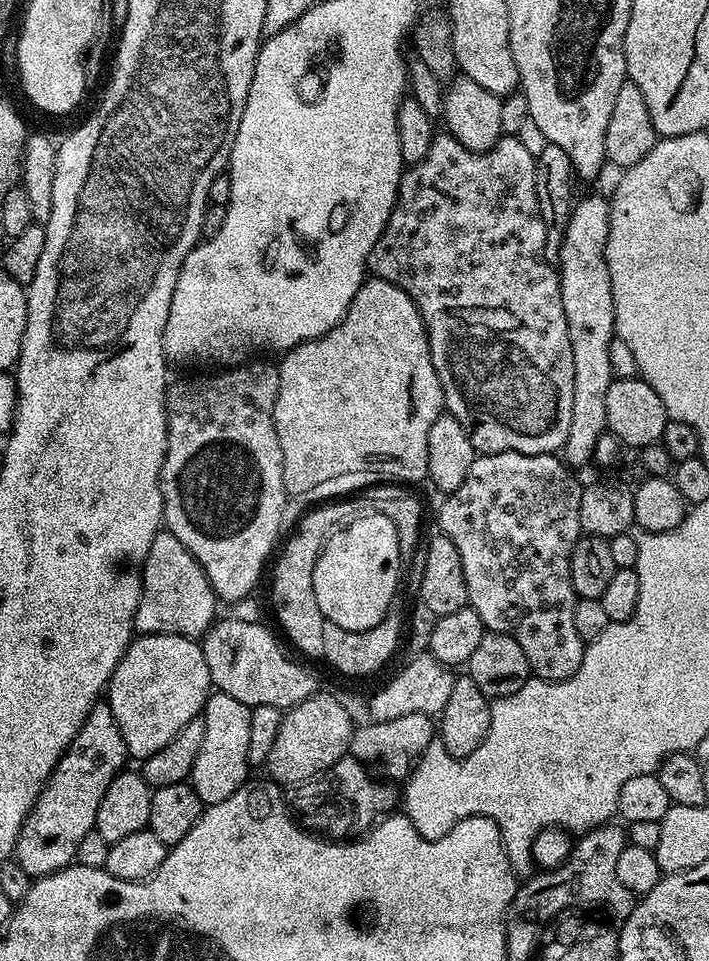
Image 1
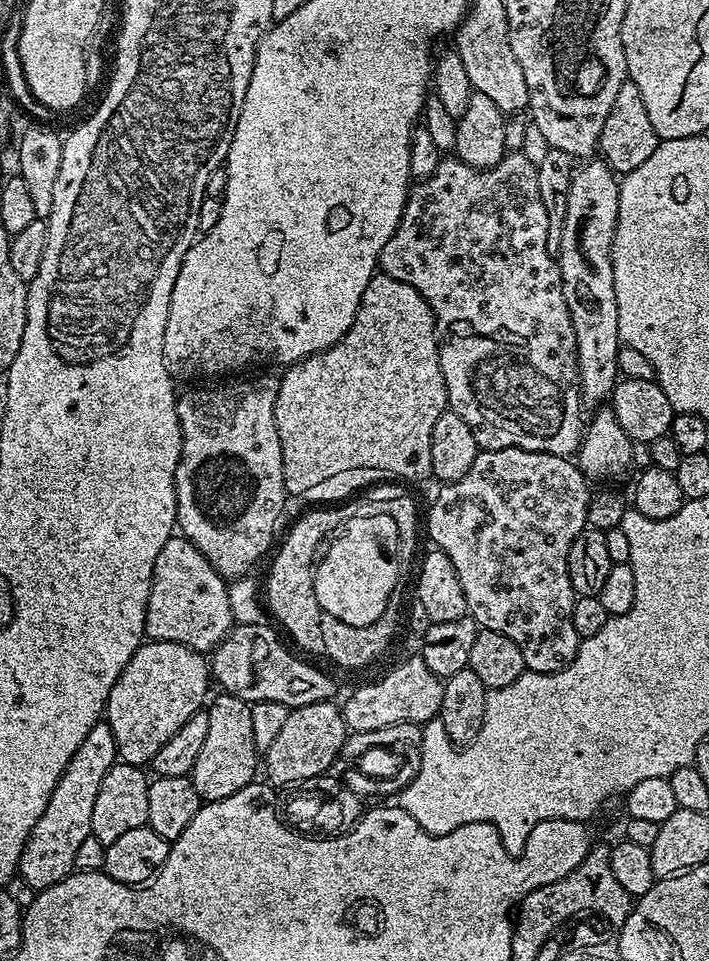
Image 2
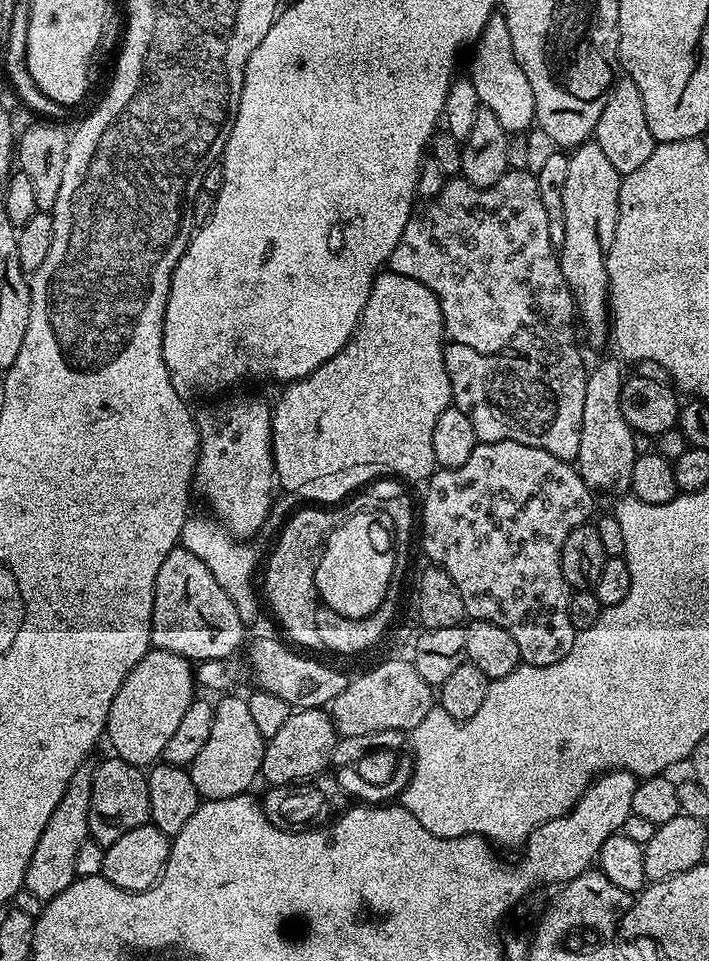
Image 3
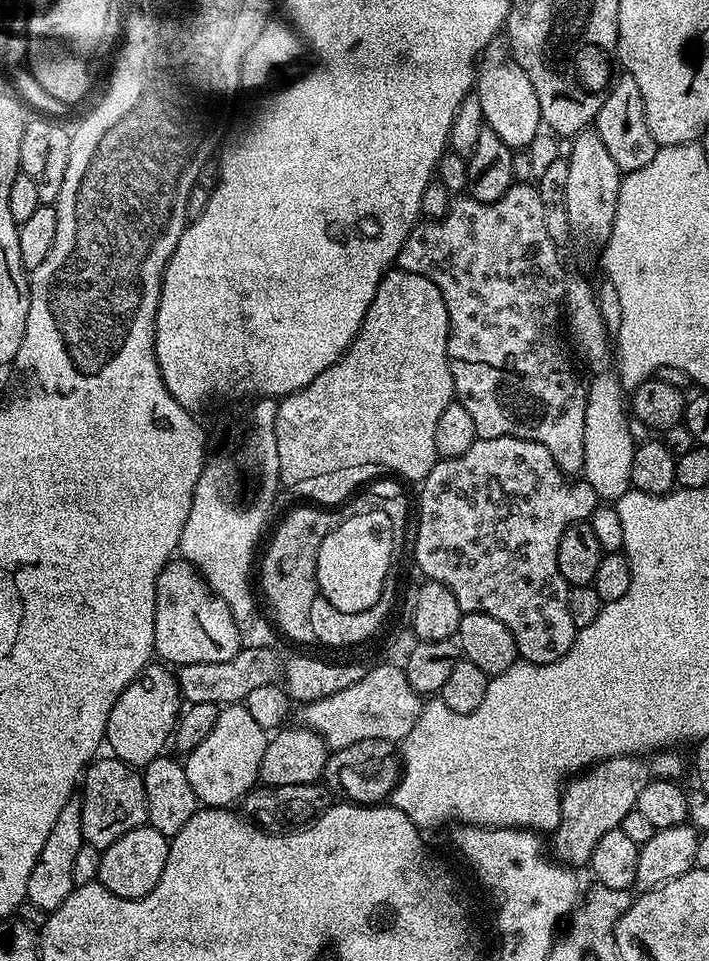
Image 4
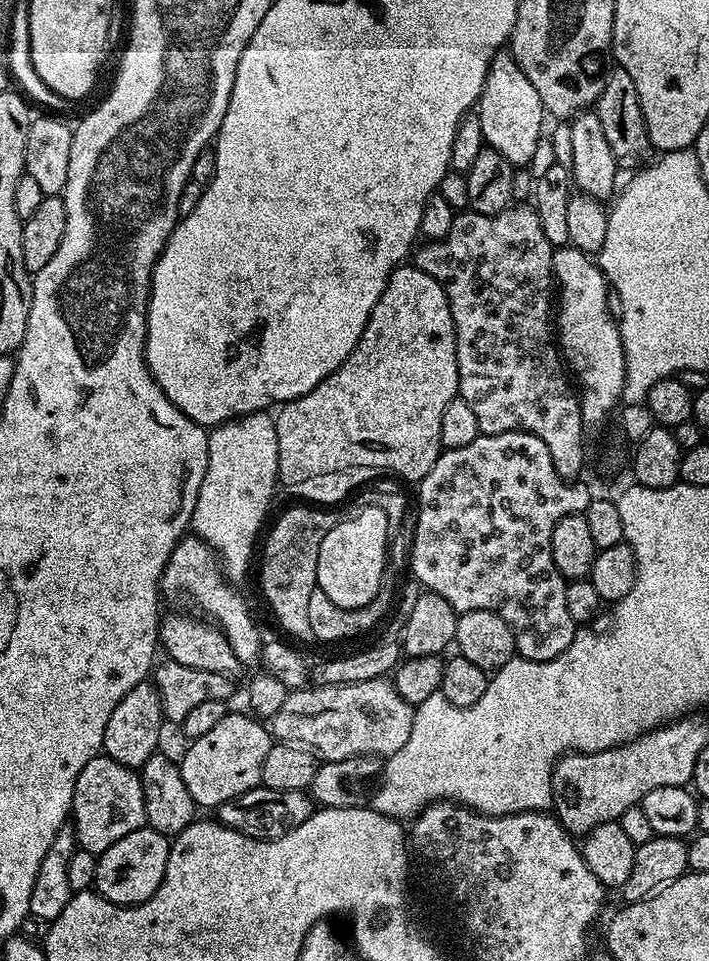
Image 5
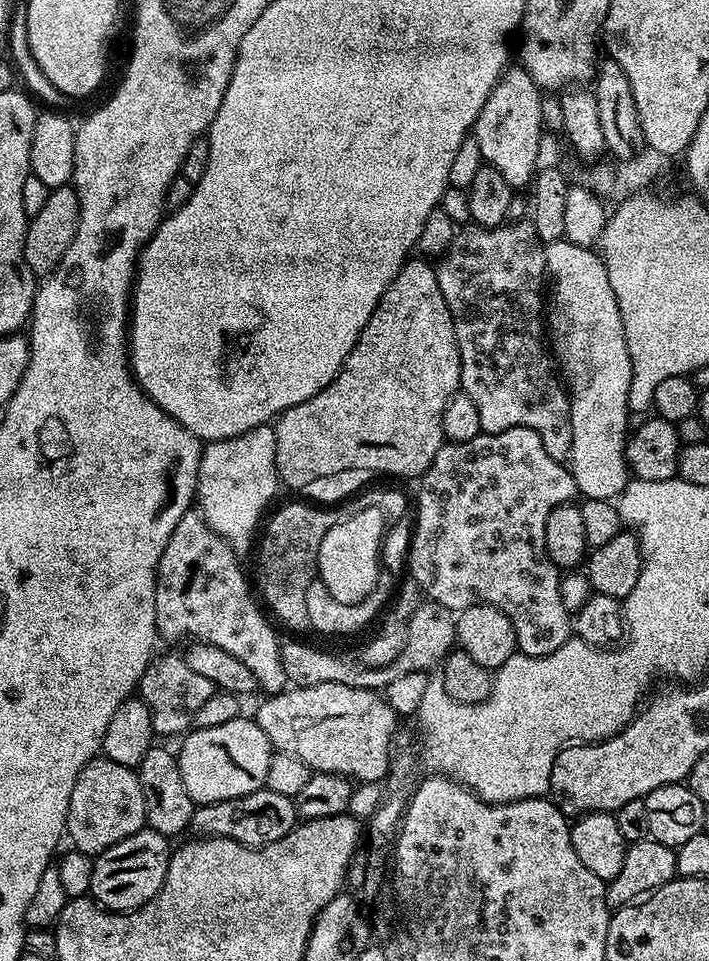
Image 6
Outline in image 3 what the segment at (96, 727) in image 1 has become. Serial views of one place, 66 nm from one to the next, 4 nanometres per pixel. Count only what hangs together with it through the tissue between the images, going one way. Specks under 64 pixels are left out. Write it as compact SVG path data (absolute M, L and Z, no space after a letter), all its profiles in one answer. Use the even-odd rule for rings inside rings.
M87 767L79 768L70 778L66 786L66 794L62 794L62 802L54 806L54 814L50 814L50 822L46 822L46 830L42 830L42 838L38 838L38 846L34 846L34 854L30 854L30 866L26 866L24 888L30 890L37 898L44 901L54 899L66 886L78 879L74 870L74 858L78 858L78 850L82 842L90 839L88 835L88 819L90 818L90 790L92 789L92 772Z

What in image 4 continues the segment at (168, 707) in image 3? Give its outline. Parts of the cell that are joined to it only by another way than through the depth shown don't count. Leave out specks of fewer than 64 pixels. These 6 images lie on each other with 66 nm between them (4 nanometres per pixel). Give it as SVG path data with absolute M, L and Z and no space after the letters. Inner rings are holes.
M149 663L134 678L134 682L130 682L126 690L122 690L106 722L104 738L107 747L112 747L111 755L123 764L131 764L137 770L161 756L167 749L164 747L167 744L169 747L176 731L176 717L182 711L182 700L178 695L173 673L168 673L167 670L169 671L163 663Z

